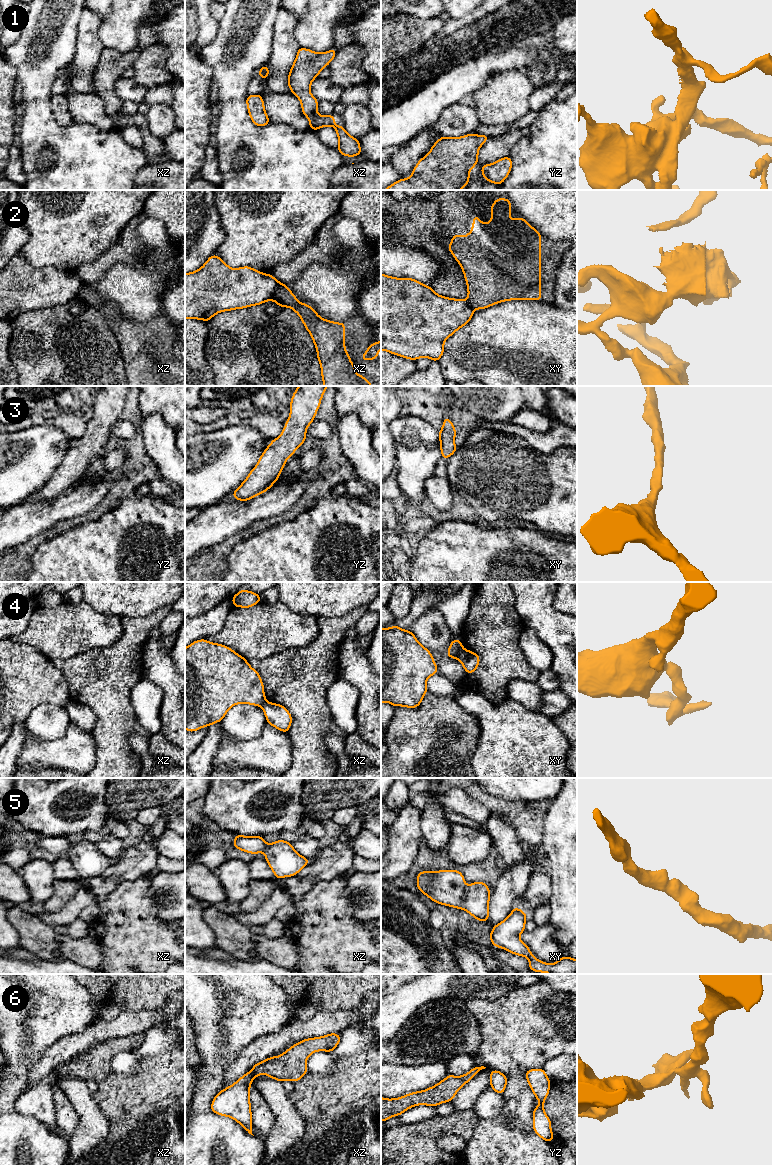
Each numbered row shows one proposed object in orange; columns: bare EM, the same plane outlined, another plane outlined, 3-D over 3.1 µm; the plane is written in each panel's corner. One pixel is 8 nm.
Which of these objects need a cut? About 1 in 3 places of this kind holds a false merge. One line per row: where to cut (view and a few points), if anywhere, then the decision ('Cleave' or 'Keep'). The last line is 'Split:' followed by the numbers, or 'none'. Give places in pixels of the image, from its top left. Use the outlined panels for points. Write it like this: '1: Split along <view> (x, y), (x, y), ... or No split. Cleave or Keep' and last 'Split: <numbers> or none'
1: No split. Keep
2: Split along xz (280, 283), (271, 299). Cleave
3: No split. Keep
4: Split along xy (461, 646), (457, 658). Cleave
5: No split. Keep
6: Split along xz (251, 1071), (254, 1075). Cleave
Split: 2, 4, 6

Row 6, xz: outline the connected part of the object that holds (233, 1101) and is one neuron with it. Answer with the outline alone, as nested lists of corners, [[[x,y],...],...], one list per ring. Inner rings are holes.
[[[252,1072],[244,1074],[234,1084],[220,1091],[211,1103],[212,1112],[234,1119],[251,1135],[253,1134],[249,1094],[253,1078]]]

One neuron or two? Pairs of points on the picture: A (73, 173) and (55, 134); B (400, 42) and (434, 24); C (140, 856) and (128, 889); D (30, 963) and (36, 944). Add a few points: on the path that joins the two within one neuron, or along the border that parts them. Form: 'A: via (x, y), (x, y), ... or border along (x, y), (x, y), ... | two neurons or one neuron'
A: via (63, 163), (59, 159), (59, 151), (56, 144) | one neuron
B: via (408, 34), (426, 29) | one neuron
C: border along (146, 873), (135, 879), (122, 881), (110, 892) | two neurons
D: border along (20, 946), (43, 959), (54, 961) | two neurons

